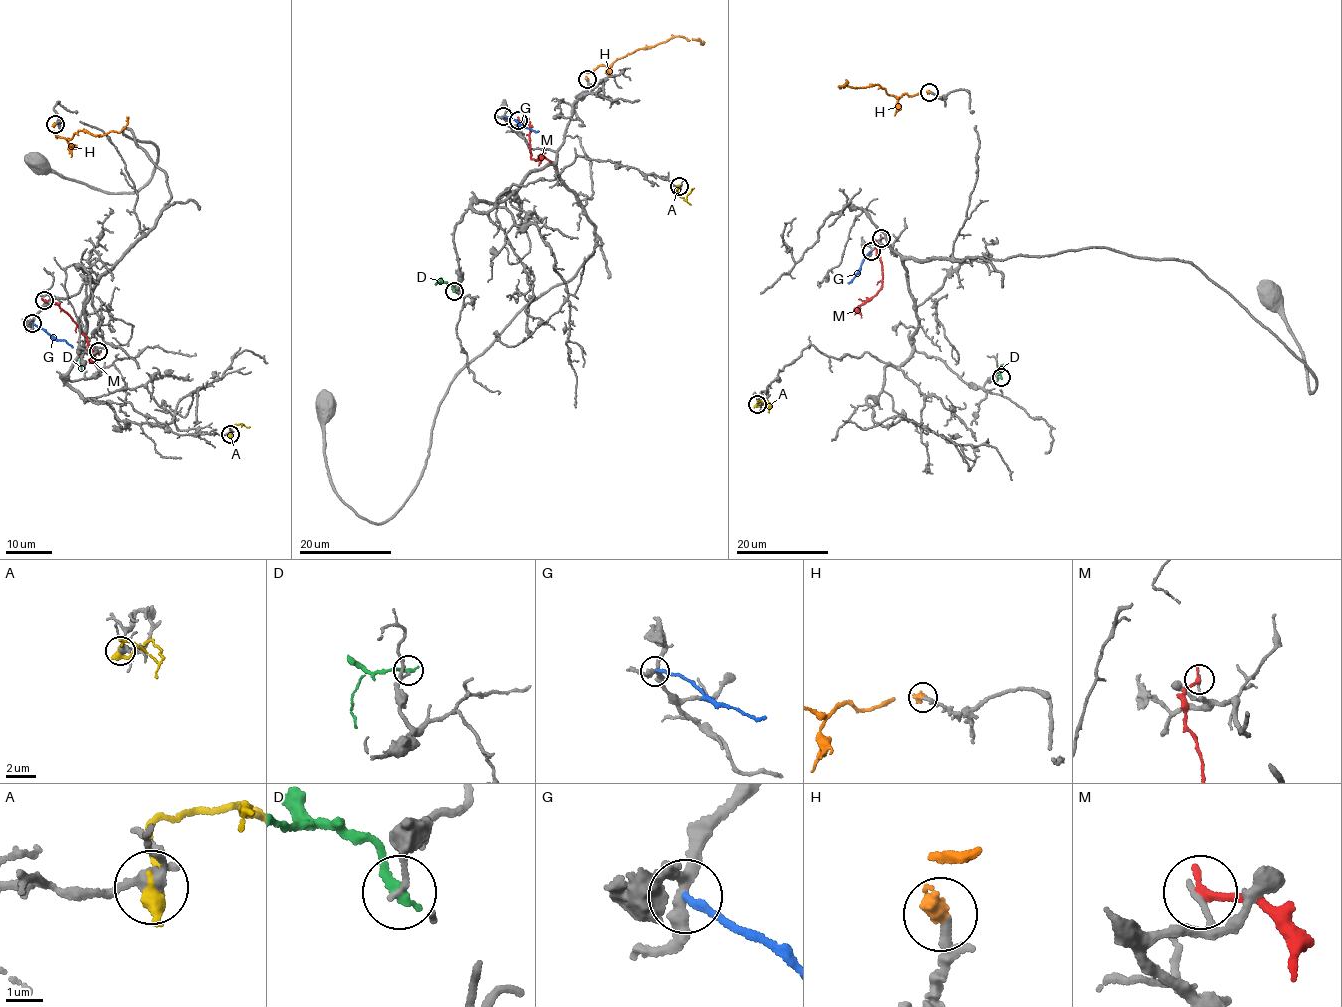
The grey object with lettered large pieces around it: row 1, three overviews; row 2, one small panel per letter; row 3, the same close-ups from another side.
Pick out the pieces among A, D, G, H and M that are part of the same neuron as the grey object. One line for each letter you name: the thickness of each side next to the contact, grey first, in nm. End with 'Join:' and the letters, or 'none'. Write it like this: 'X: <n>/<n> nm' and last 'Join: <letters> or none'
H: 170/400 nm
Join: H

